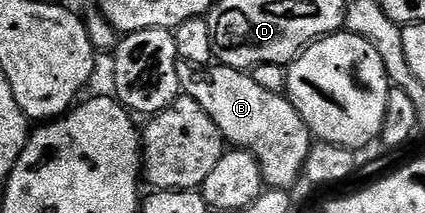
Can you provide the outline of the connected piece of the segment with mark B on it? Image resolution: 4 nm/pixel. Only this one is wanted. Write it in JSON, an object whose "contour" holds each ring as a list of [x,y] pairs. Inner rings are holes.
{"contour":[[[211,65],[206,69],[191,69],[188,72],[185,75],[185,94],[193,97],[193,101],[197,101],[197,105],[201,105],[209,117],[213,117],[213,125],[217,125],[232,148],[247,151],[259,162],[263,182],[268,188],[291,189],[295,182],[300,182],[303,166],[313,146],[313,136],[286,94],[269,93],[269,89],[261,89],[261,85],[253,81],[250,73],[232,67]]]}

